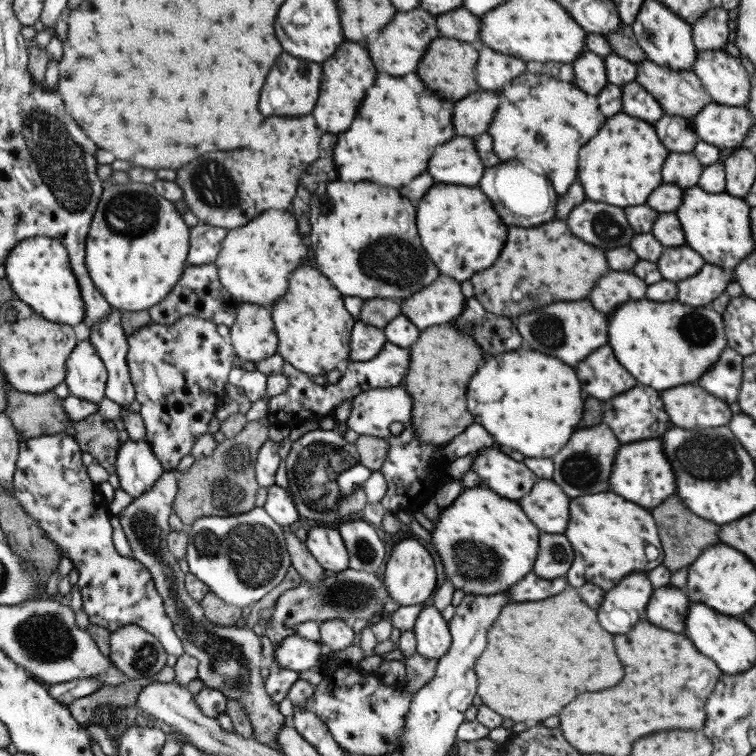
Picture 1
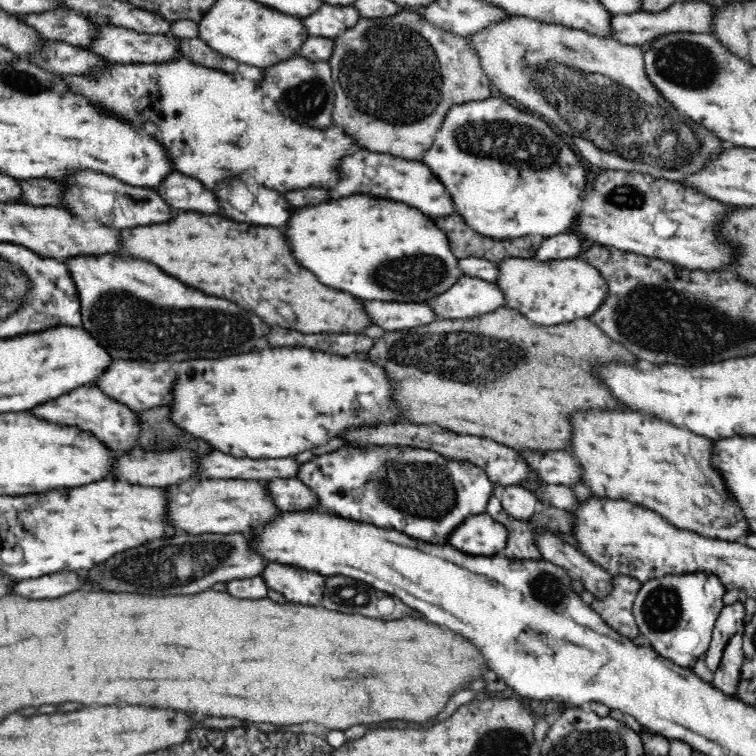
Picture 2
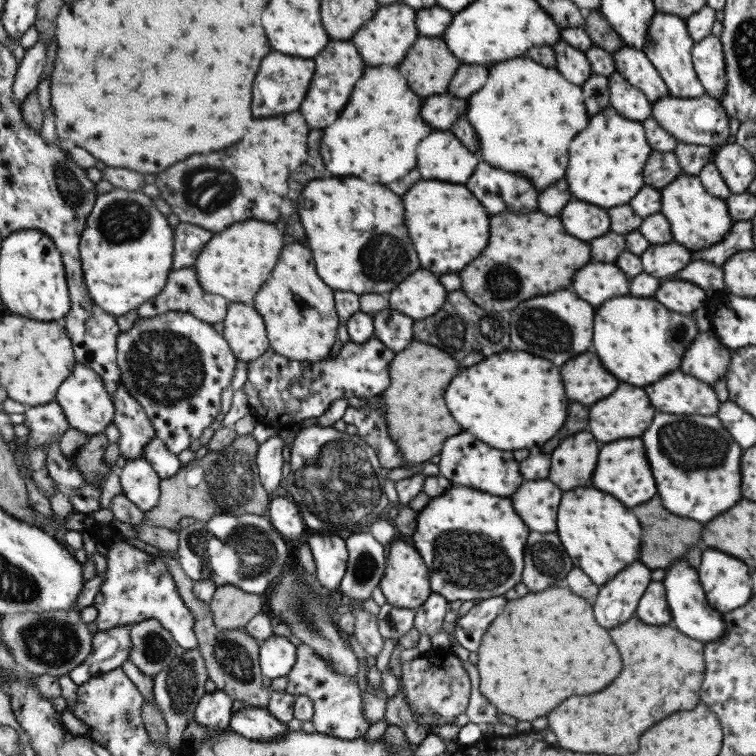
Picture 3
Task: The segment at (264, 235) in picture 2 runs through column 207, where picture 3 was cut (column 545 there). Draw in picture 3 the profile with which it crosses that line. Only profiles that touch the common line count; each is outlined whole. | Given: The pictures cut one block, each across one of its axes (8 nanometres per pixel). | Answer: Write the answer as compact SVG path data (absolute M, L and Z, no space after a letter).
M539 210L519 214L501 212L489 216L489 240L481 254L459 270L459 290L487 312L507 314L521 300L569 286L573 272L591 260L587 248L585 242L565 234L557 216L547 216Z

